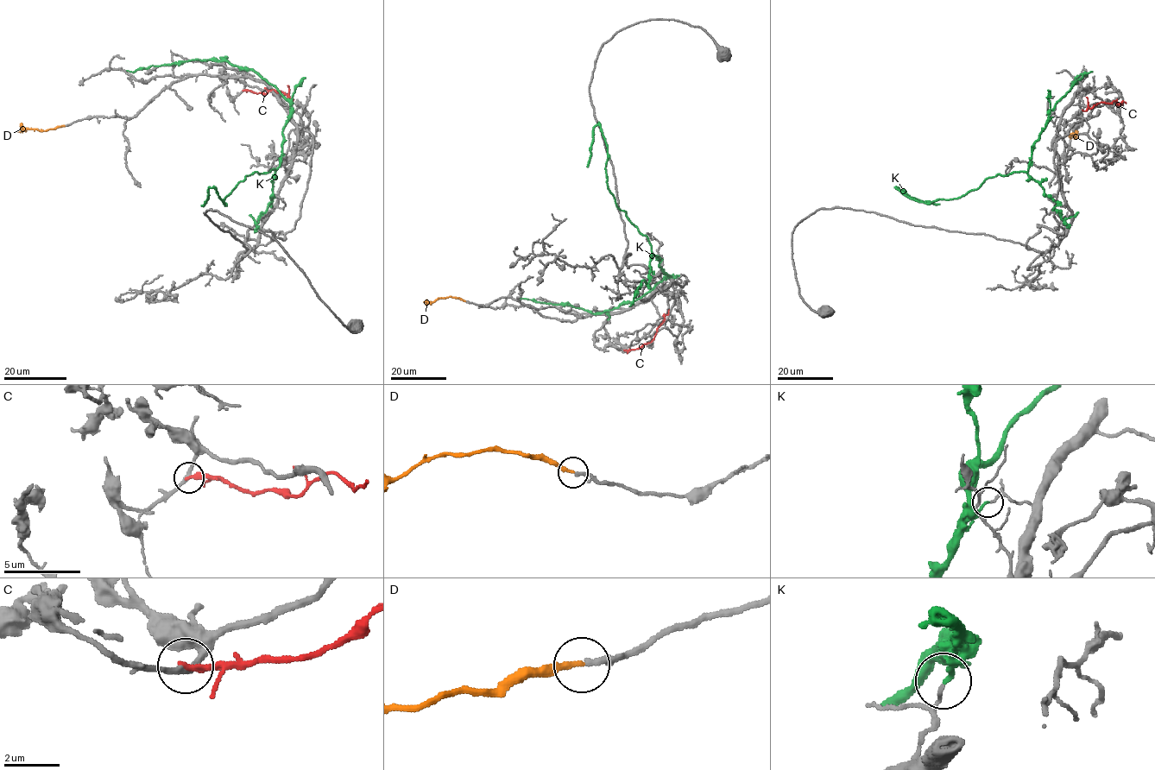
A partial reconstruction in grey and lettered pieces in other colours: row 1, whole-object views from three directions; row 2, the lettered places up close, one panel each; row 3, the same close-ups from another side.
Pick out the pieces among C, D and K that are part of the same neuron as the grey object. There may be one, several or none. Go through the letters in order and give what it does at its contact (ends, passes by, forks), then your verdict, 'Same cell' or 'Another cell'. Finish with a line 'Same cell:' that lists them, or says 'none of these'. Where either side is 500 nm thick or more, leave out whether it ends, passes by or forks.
C: It ends there. Another cell
D: It ends there. Same cell
K: It ends there. Another cell
Same cell: D

